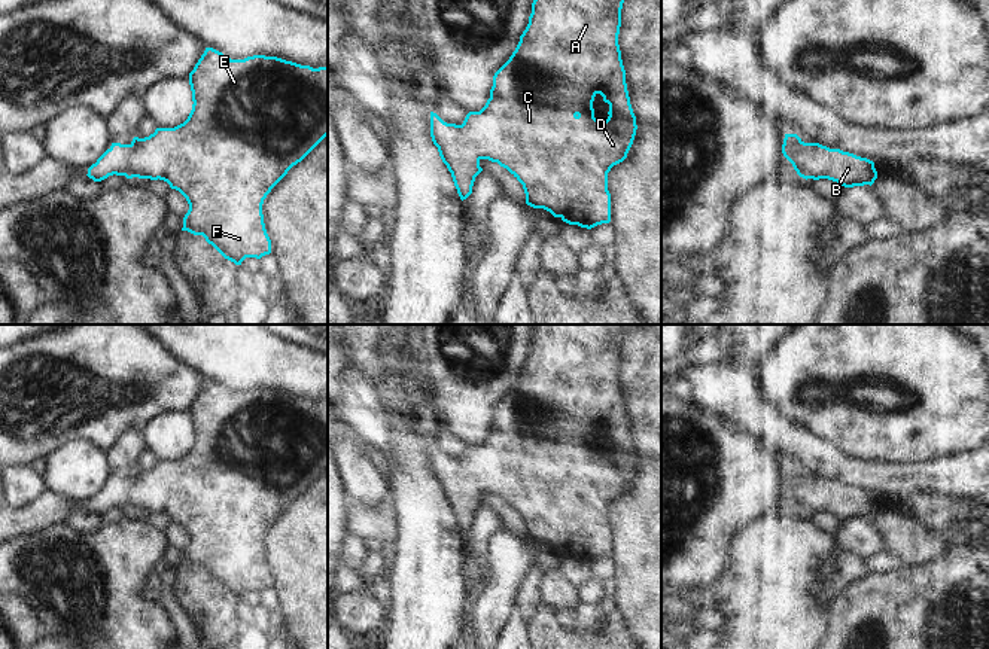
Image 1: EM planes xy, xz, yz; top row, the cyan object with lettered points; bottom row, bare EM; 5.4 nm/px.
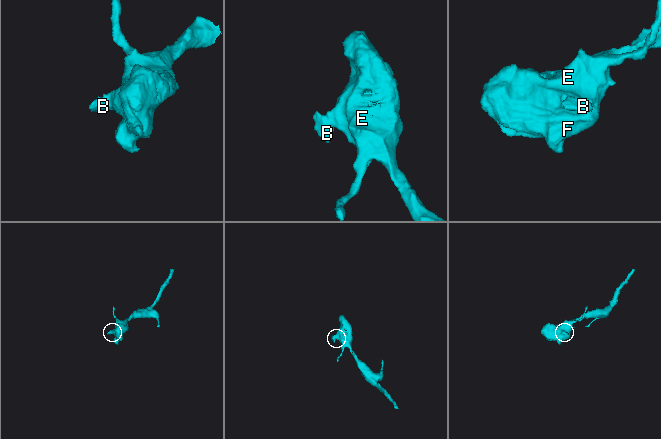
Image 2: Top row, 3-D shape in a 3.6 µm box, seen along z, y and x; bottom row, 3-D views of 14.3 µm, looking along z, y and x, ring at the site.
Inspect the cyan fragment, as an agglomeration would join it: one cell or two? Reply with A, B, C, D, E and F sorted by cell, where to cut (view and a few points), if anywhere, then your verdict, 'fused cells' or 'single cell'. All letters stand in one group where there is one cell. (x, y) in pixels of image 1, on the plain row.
A B C D E F | no cut | single cell

